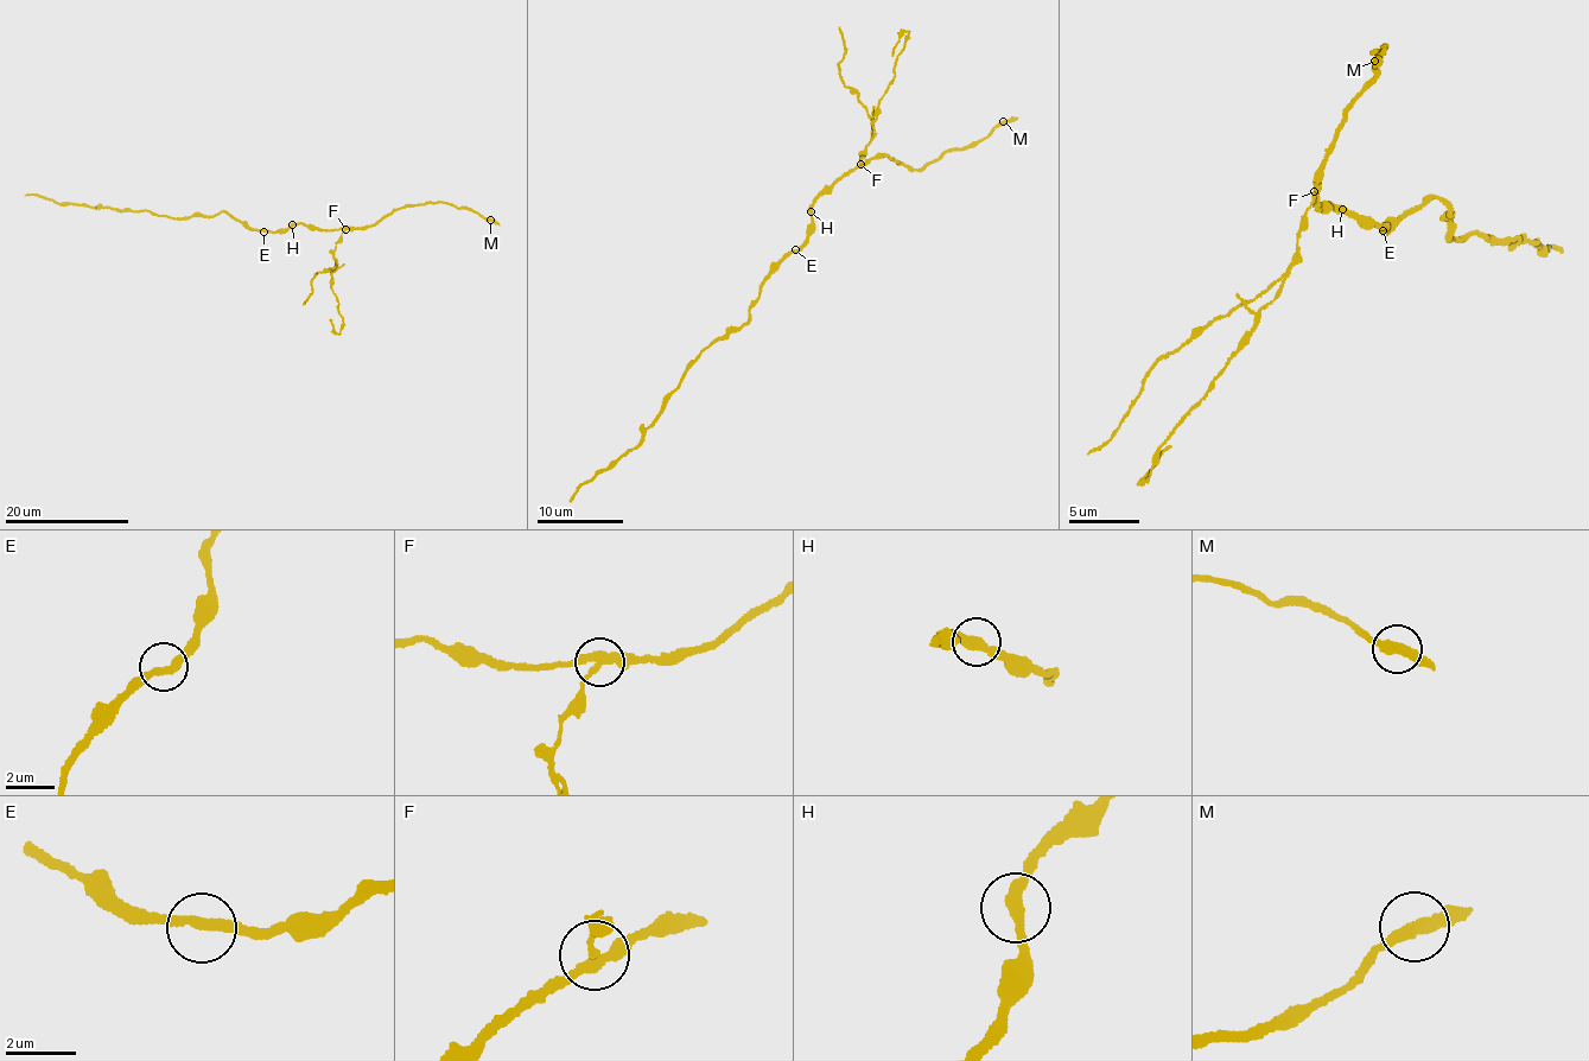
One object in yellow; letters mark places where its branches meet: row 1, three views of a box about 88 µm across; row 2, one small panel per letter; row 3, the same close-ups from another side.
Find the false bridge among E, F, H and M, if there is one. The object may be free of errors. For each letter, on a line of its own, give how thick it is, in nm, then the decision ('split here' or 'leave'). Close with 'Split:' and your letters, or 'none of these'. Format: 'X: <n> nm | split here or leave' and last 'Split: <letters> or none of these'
E: 280 nm | leave
F: 280 nm | split here
H: 360 nm | leave
M: 360 nm | leave
Split: F

